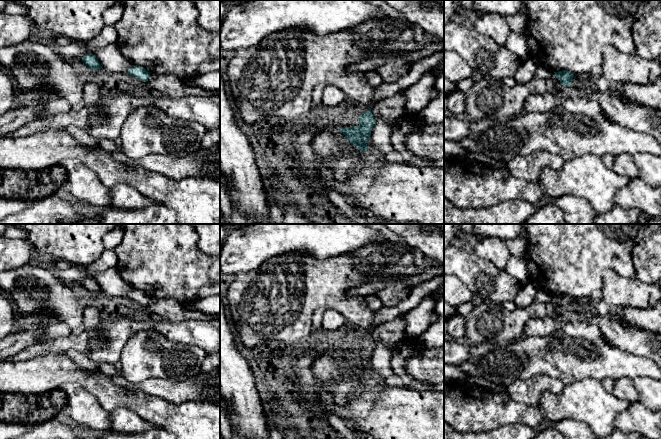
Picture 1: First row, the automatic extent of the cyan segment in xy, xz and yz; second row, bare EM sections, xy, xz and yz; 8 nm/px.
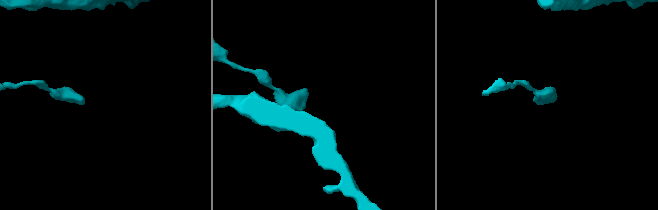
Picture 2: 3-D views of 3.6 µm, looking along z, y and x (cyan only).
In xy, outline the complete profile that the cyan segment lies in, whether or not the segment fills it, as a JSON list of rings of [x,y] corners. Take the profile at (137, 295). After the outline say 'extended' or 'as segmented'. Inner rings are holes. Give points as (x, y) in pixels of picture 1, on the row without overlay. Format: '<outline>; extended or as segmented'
[[[135,289],[125,297],[147,307],[147,312],[155,318],[181,322],[186,320],[203,320],[210,321],[213,319],[220,320],[220,314],[209,315],[203,314],[197,310],[187,309],[184,304],[171,298],[153,298],[145,292]]]; extended

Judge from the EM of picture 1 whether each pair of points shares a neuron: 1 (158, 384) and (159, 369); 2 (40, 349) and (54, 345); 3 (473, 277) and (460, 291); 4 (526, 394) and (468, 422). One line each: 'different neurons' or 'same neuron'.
1: different neurons
2: same neuron
3: different neurons
4: different neurons

